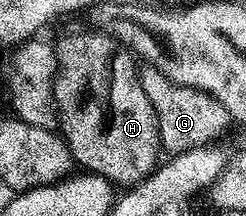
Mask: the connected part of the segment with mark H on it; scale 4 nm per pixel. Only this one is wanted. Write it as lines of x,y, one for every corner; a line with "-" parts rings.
92,33
73,34
61,43
56,43
59,69
57,79
53,82
53,100
57,103
60,125
65,125
63,137
69,144
74,163
82,171
103,176
118,187
132,188
157,169
162,157
157,113
151,100
147,100
147,92
143,92
139,66
134,55
122,48
117,39
109,34

